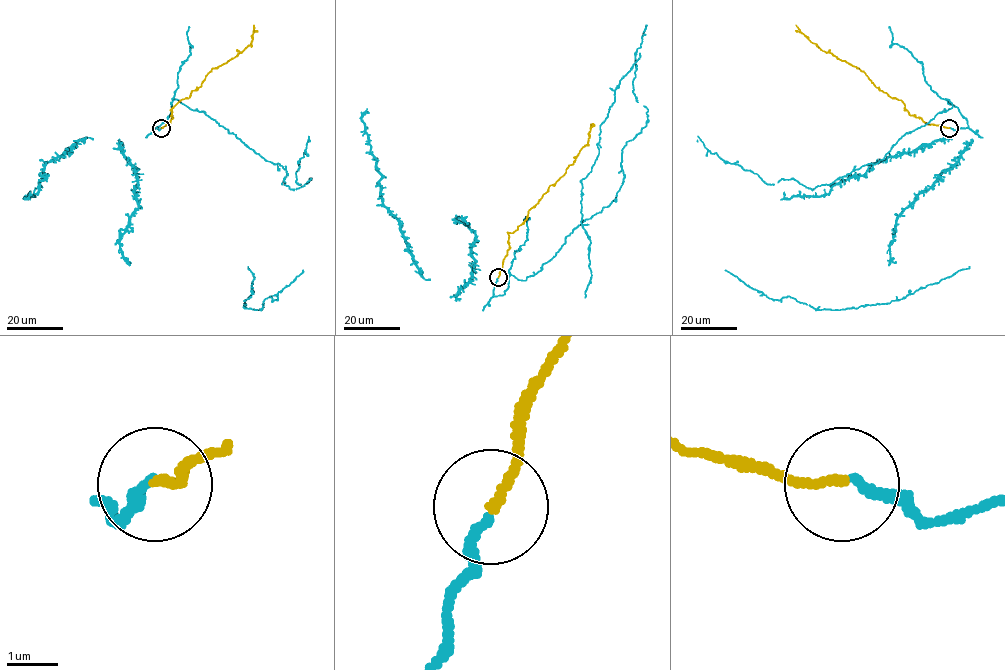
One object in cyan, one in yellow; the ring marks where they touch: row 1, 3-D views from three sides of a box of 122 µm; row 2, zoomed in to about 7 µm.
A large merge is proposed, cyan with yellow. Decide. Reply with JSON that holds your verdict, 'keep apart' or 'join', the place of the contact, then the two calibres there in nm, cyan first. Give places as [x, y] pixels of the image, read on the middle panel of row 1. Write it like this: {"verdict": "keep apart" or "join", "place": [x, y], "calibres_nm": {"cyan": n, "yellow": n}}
{"verdict": "join", "place": [498, 277], "calibres_nm": {"cyan": 190, "yellow": 180}}

